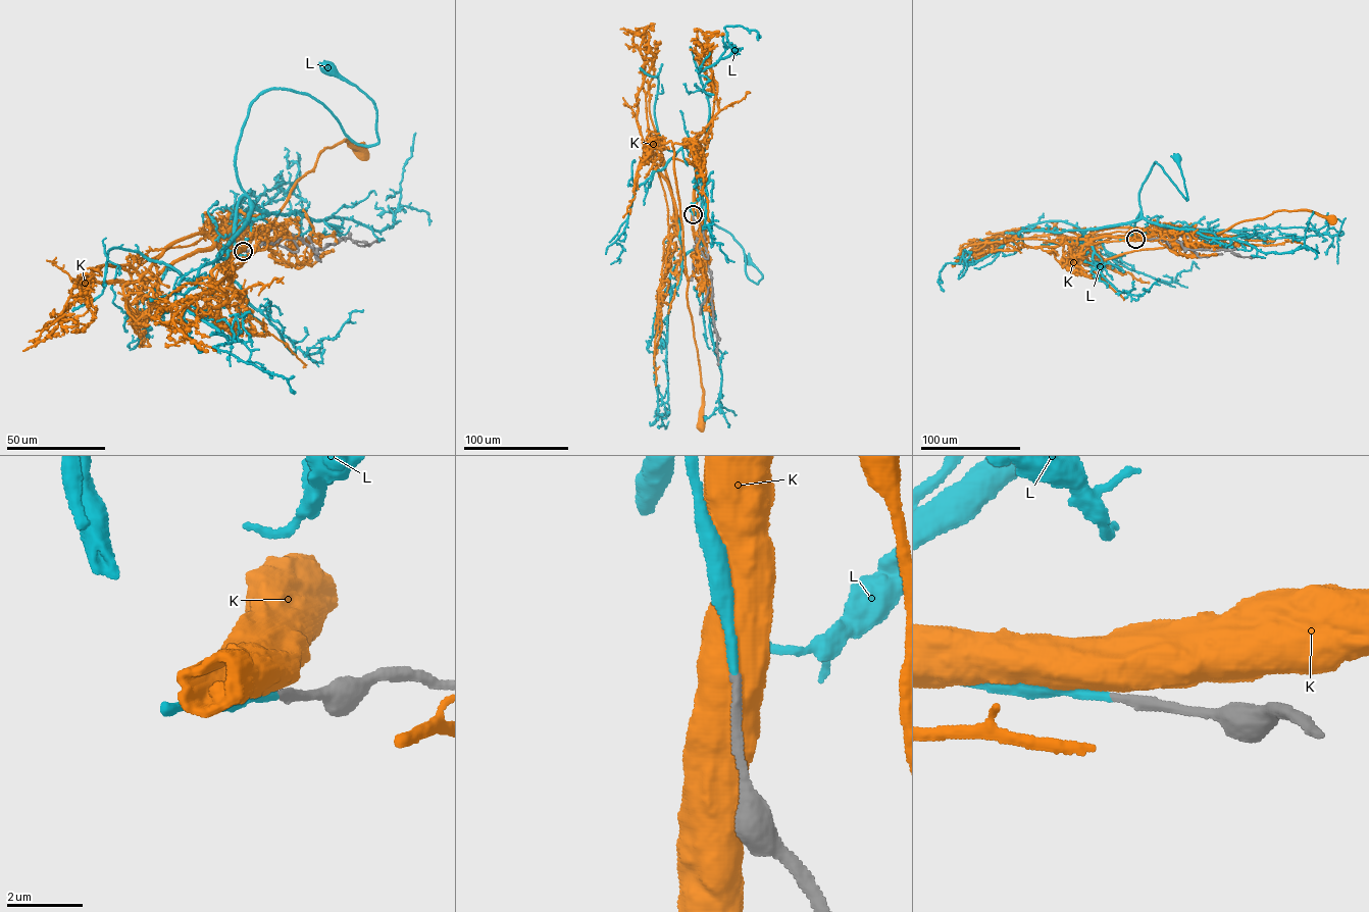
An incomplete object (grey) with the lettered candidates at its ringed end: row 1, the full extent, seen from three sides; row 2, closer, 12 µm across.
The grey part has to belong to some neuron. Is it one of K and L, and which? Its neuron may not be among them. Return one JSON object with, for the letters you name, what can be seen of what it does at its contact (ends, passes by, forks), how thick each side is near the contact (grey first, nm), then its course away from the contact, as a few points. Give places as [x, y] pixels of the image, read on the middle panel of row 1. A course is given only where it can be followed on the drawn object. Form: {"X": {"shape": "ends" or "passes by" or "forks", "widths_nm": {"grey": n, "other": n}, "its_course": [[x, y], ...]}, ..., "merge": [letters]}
{"L": {"shape": "ends", "widths_nm": {"grey": 240, "other": 240}, "its_course": [[693, 215], [692, 203], [728, 232], [758, 284], [749, 260]]}, "merge": ["L"]}

